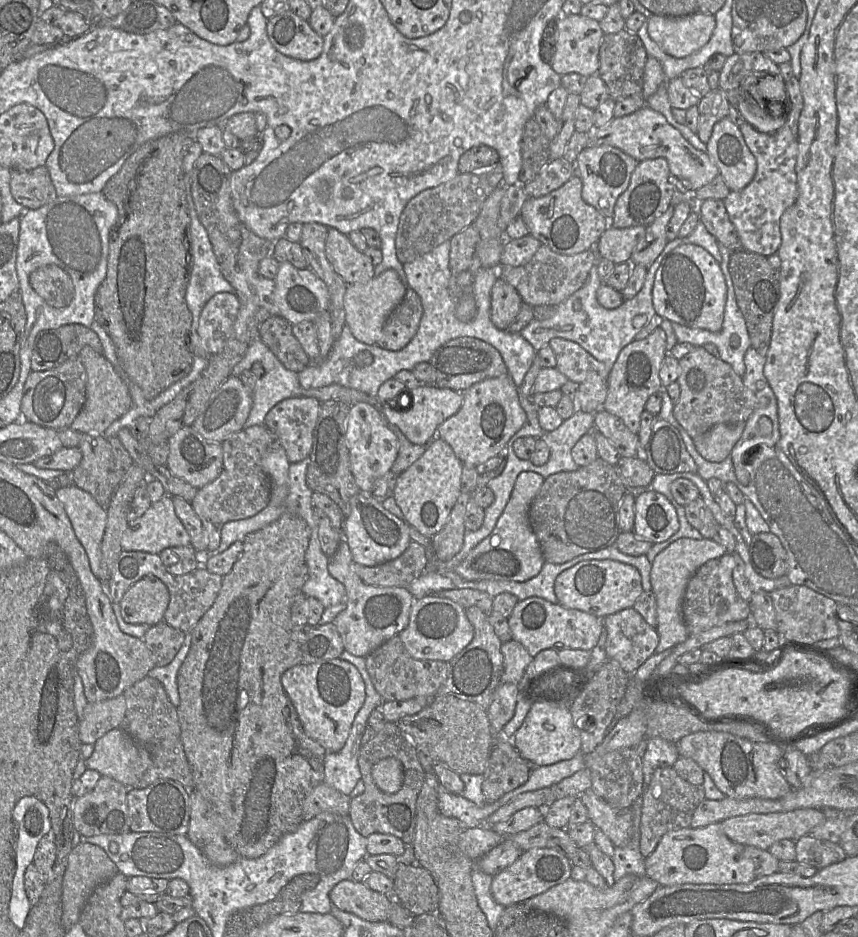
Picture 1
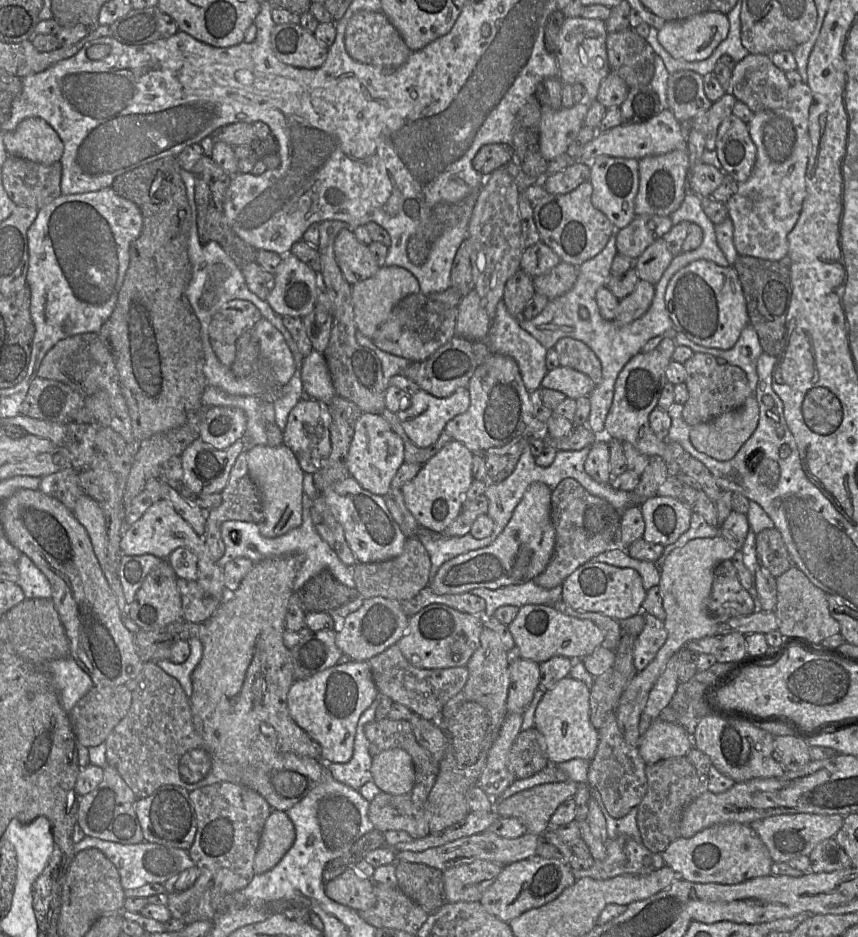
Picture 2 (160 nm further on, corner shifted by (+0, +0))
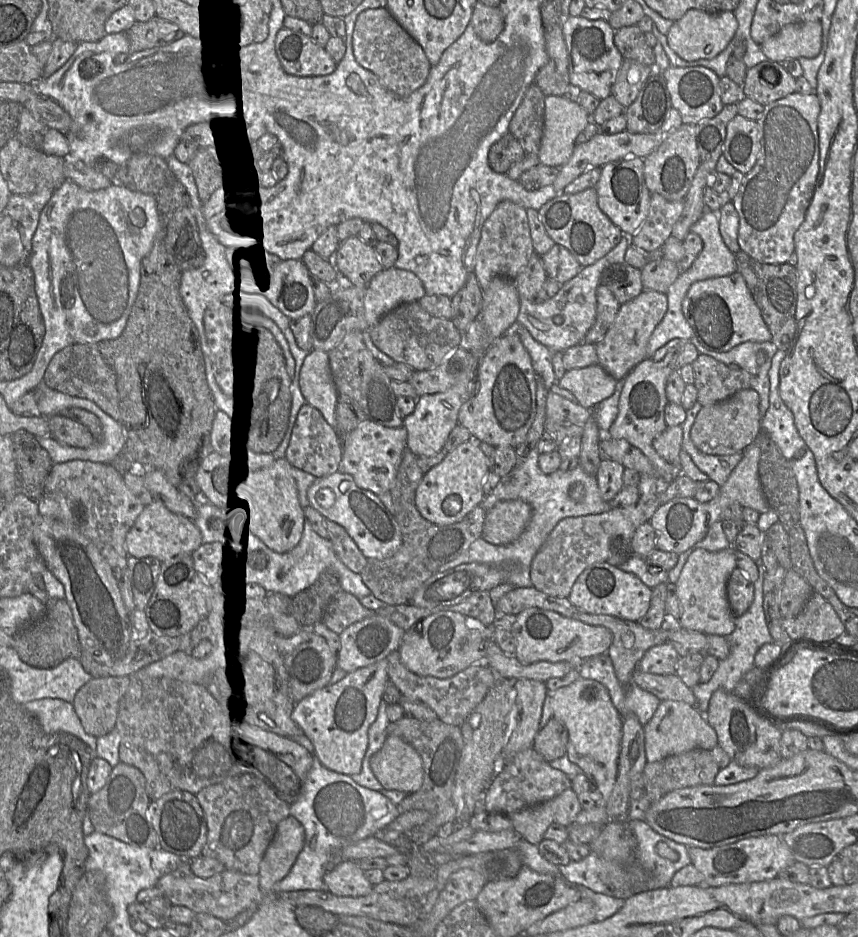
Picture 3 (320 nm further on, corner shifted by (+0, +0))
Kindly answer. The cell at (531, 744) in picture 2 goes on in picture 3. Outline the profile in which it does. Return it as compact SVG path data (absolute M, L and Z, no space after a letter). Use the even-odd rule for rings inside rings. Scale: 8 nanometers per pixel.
M551 718L536 735L532 748L547 762L566 755L569 735L565 725Z

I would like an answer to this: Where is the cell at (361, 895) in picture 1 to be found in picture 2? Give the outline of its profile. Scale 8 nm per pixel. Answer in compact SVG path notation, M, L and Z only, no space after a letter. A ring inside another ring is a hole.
M349 869L325 884L326 895L335 902L357 911L365 911L375 906L377 898L372 879L360 875L356 869Z

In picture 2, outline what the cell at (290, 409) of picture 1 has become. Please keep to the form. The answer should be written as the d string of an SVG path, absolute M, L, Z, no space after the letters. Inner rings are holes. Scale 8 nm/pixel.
M303 397L289 412L282 436L282 445L288 447L293 452L301 470L307 474L317 472L331 452L327 404Z

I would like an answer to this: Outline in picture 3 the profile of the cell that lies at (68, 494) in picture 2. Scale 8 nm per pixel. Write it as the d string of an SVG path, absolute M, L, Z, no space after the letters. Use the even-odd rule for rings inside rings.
M83 460L54 464L46 479L43 495L37 504L41 516L61 521L88 538L112 570L114 568L127 569L126 535L145 506L128 489L122 474L111 464Z

